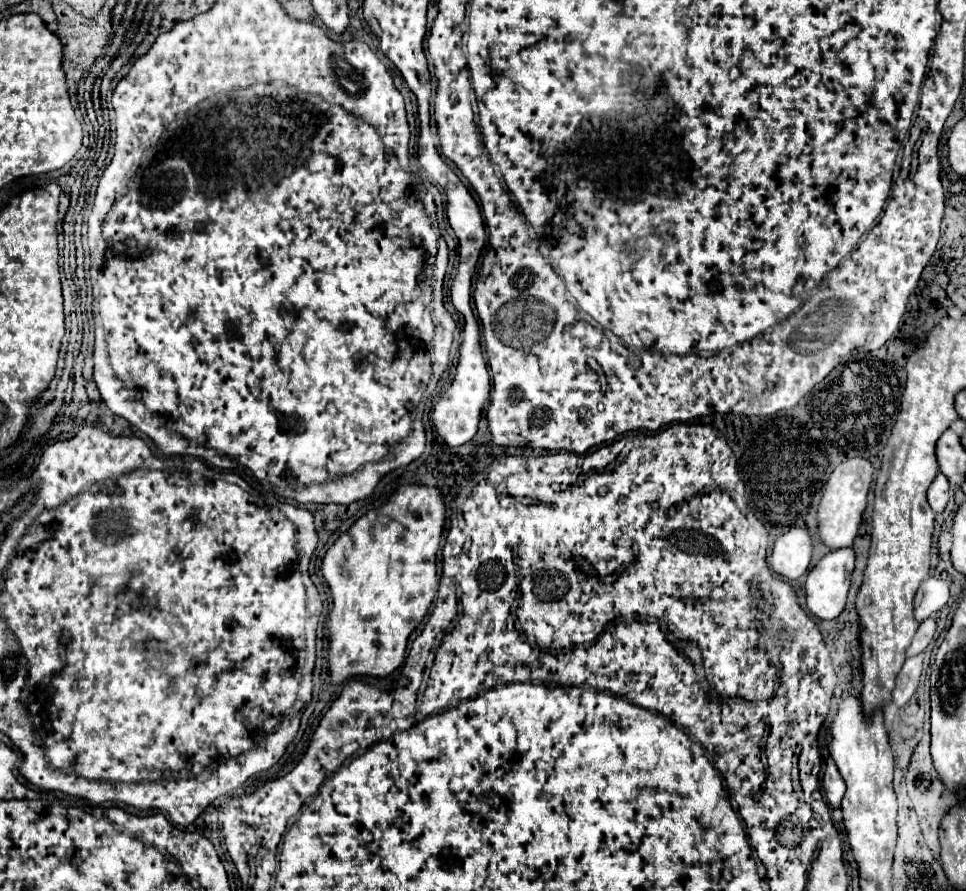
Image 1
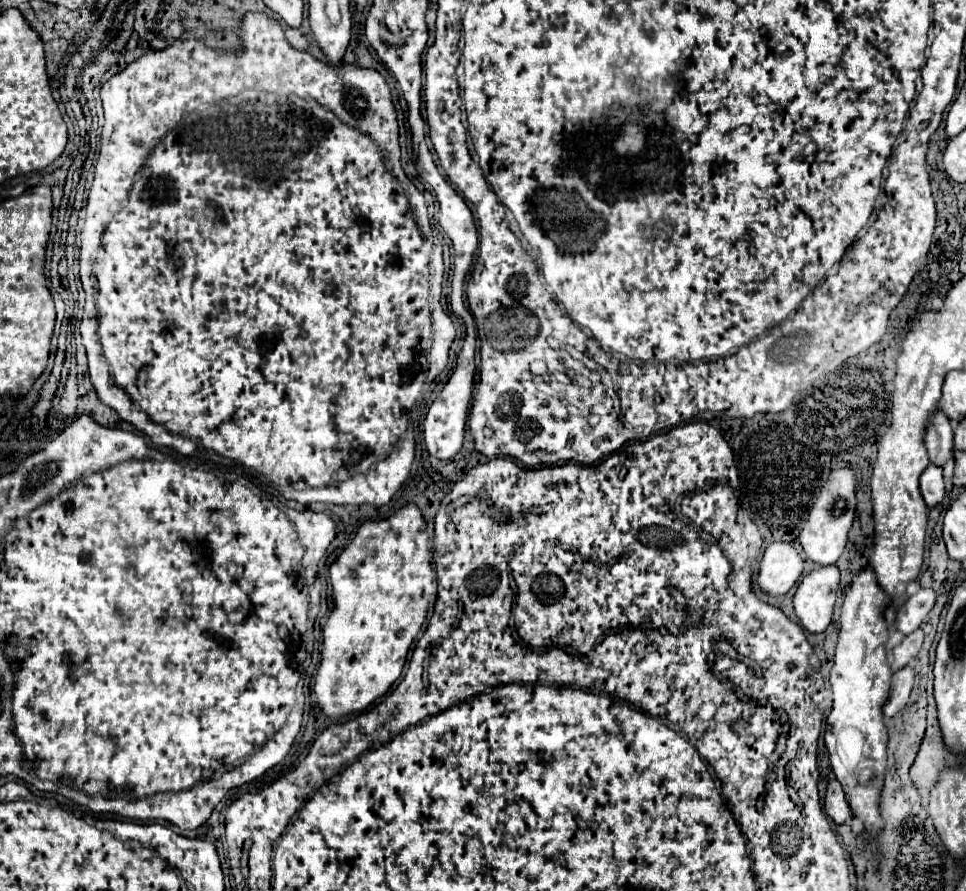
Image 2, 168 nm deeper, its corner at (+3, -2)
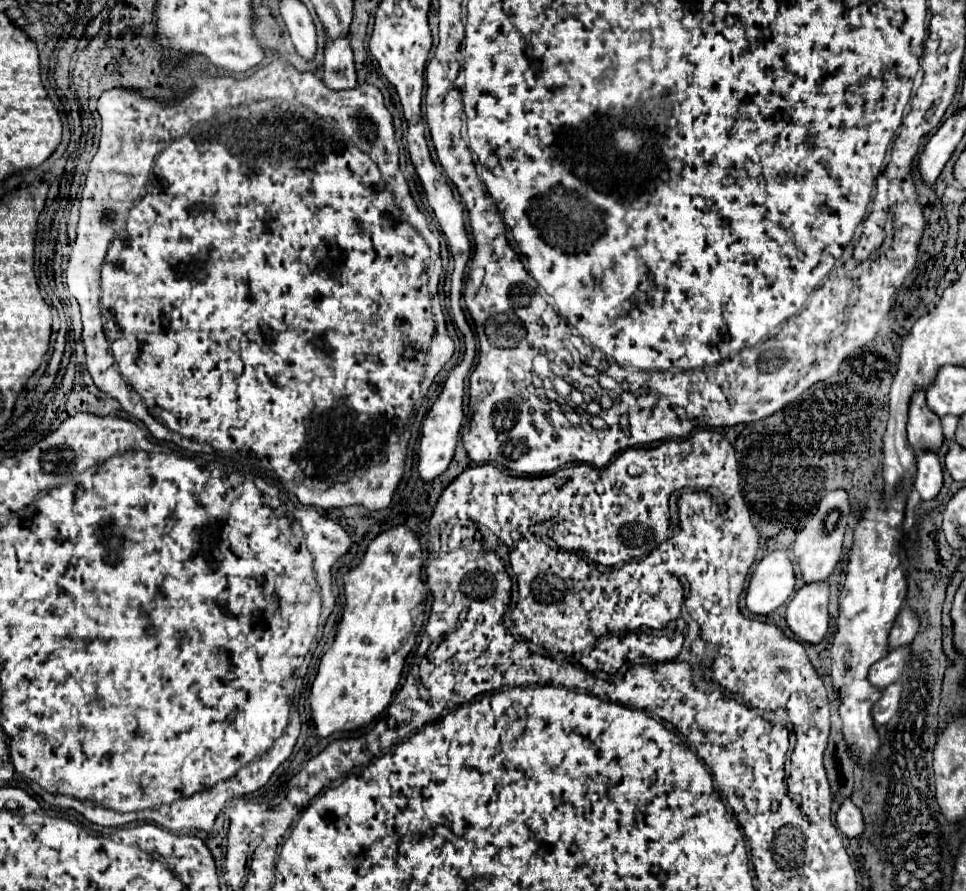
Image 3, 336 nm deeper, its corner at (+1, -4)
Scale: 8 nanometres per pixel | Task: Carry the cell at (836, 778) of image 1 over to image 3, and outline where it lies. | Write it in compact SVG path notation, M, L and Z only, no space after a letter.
M847 799L839 811L837 811L837 825L839 829L847 835L847 837L859 837L865 831L863 825L863 815L861 811L851 803L851 799Z

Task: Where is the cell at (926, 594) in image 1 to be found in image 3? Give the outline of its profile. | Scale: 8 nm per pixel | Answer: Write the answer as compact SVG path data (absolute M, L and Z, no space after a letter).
M903 607L889 633L889 647L895 649L895 647L909 645L917 629L919 629L919 623L915 623L915 613L911 609Z

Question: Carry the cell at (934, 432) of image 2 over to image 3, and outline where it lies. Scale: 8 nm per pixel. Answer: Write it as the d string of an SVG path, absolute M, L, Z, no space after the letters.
M919 389L909 399L909 421L907 421L909 443L915 451L929 449L937 451L943 443L941 421L935 413L929 411L925 403L925 391Z

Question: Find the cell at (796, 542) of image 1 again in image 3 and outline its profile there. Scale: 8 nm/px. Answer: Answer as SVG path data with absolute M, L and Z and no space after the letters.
M773 551L755 567L747 587L745 605L753 615L769 615L789 599L793 589L793 563L785 551Z

